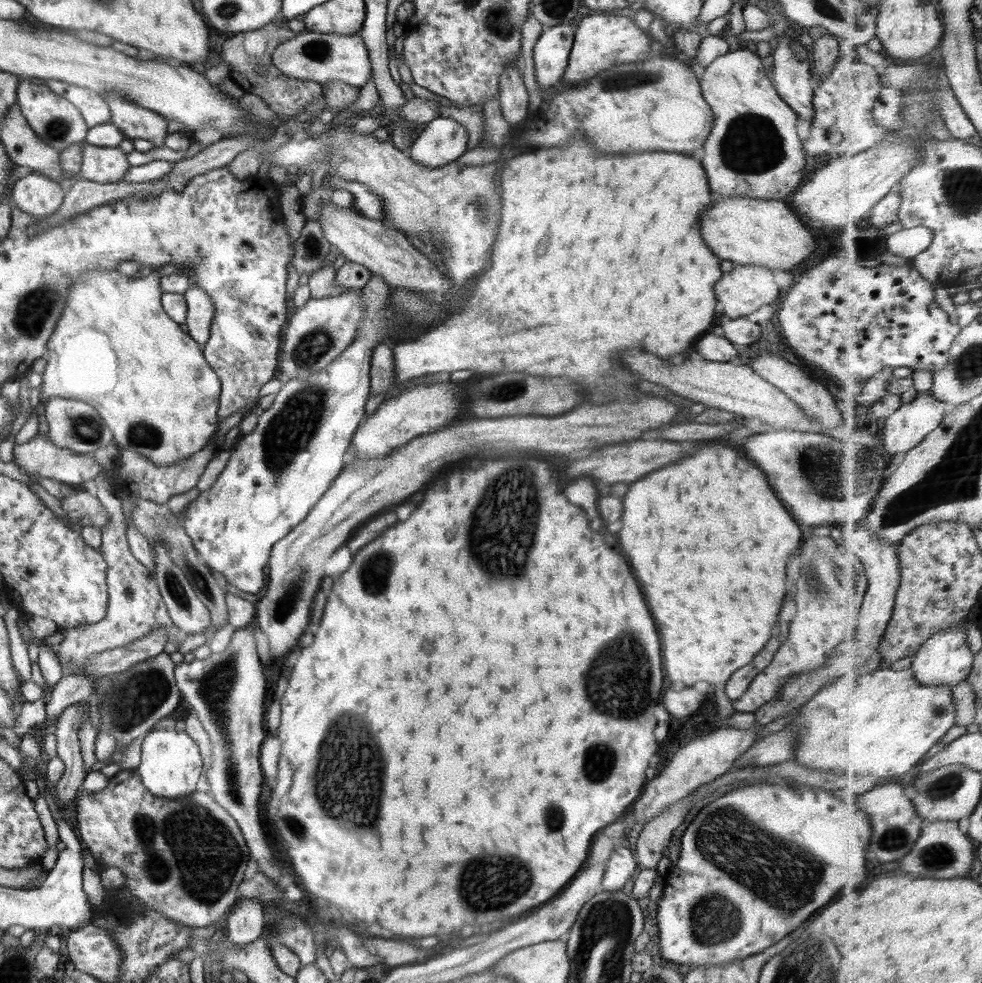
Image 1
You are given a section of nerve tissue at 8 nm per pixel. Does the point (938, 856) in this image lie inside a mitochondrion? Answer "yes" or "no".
yes

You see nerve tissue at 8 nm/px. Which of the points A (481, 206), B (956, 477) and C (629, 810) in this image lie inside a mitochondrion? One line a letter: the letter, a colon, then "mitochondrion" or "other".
A: mitochondrion
B: mitochondrion
C: other

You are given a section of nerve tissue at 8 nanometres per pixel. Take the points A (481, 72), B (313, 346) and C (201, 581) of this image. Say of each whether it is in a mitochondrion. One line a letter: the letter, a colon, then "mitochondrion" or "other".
A: other
B: mitochondrion
C: mitochondrion

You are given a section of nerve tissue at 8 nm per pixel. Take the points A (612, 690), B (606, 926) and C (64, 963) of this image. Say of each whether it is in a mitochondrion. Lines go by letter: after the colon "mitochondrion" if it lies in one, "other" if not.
A: mitochondrion
B: mitochondrion
C: other

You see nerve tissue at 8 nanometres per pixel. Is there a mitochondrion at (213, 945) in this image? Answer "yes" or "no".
no

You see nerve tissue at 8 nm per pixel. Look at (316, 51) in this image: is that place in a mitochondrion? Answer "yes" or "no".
yes

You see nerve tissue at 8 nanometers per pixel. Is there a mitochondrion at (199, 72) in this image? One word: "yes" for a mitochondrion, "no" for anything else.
no

